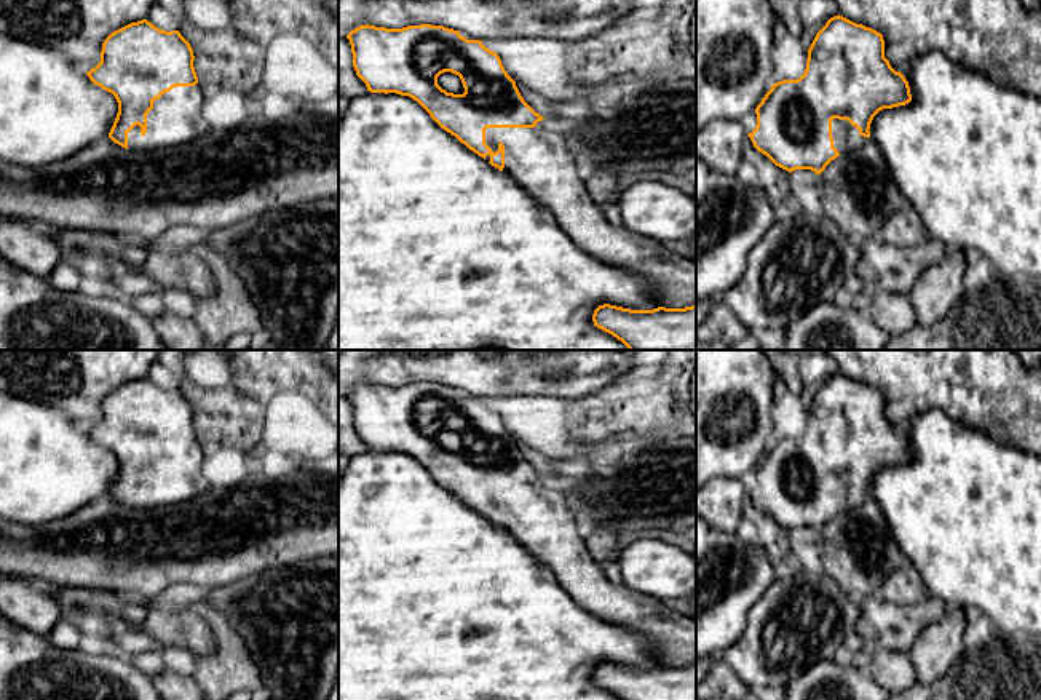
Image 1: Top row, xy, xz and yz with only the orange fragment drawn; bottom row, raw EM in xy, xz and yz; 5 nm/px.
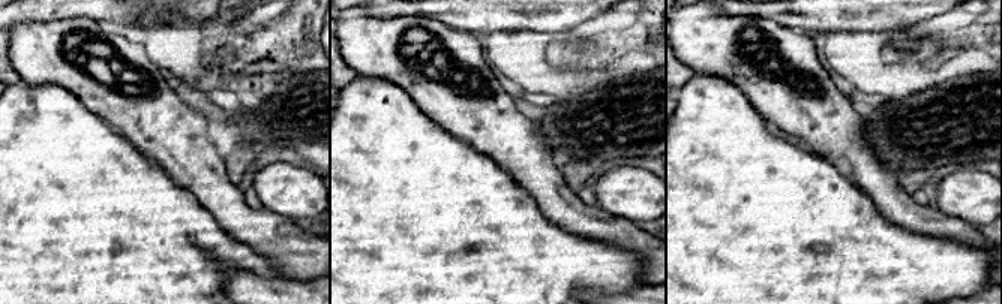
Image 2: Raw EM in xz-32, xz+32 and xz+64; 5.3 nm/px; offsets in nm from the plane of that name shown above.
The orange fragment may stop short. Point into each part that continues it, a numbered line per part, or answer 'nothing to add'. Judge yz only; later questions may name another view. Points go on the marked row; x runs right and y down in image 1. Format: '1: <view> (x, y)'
1: yz (847, 138)

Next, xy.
1: xy (176, 119)

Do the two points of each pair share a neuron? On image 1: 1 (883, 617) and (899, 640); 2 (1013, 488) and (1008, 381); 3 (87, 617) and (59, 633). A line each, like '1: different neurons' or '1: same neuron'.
1: same neuron
2: different neurons
3: different neurons

